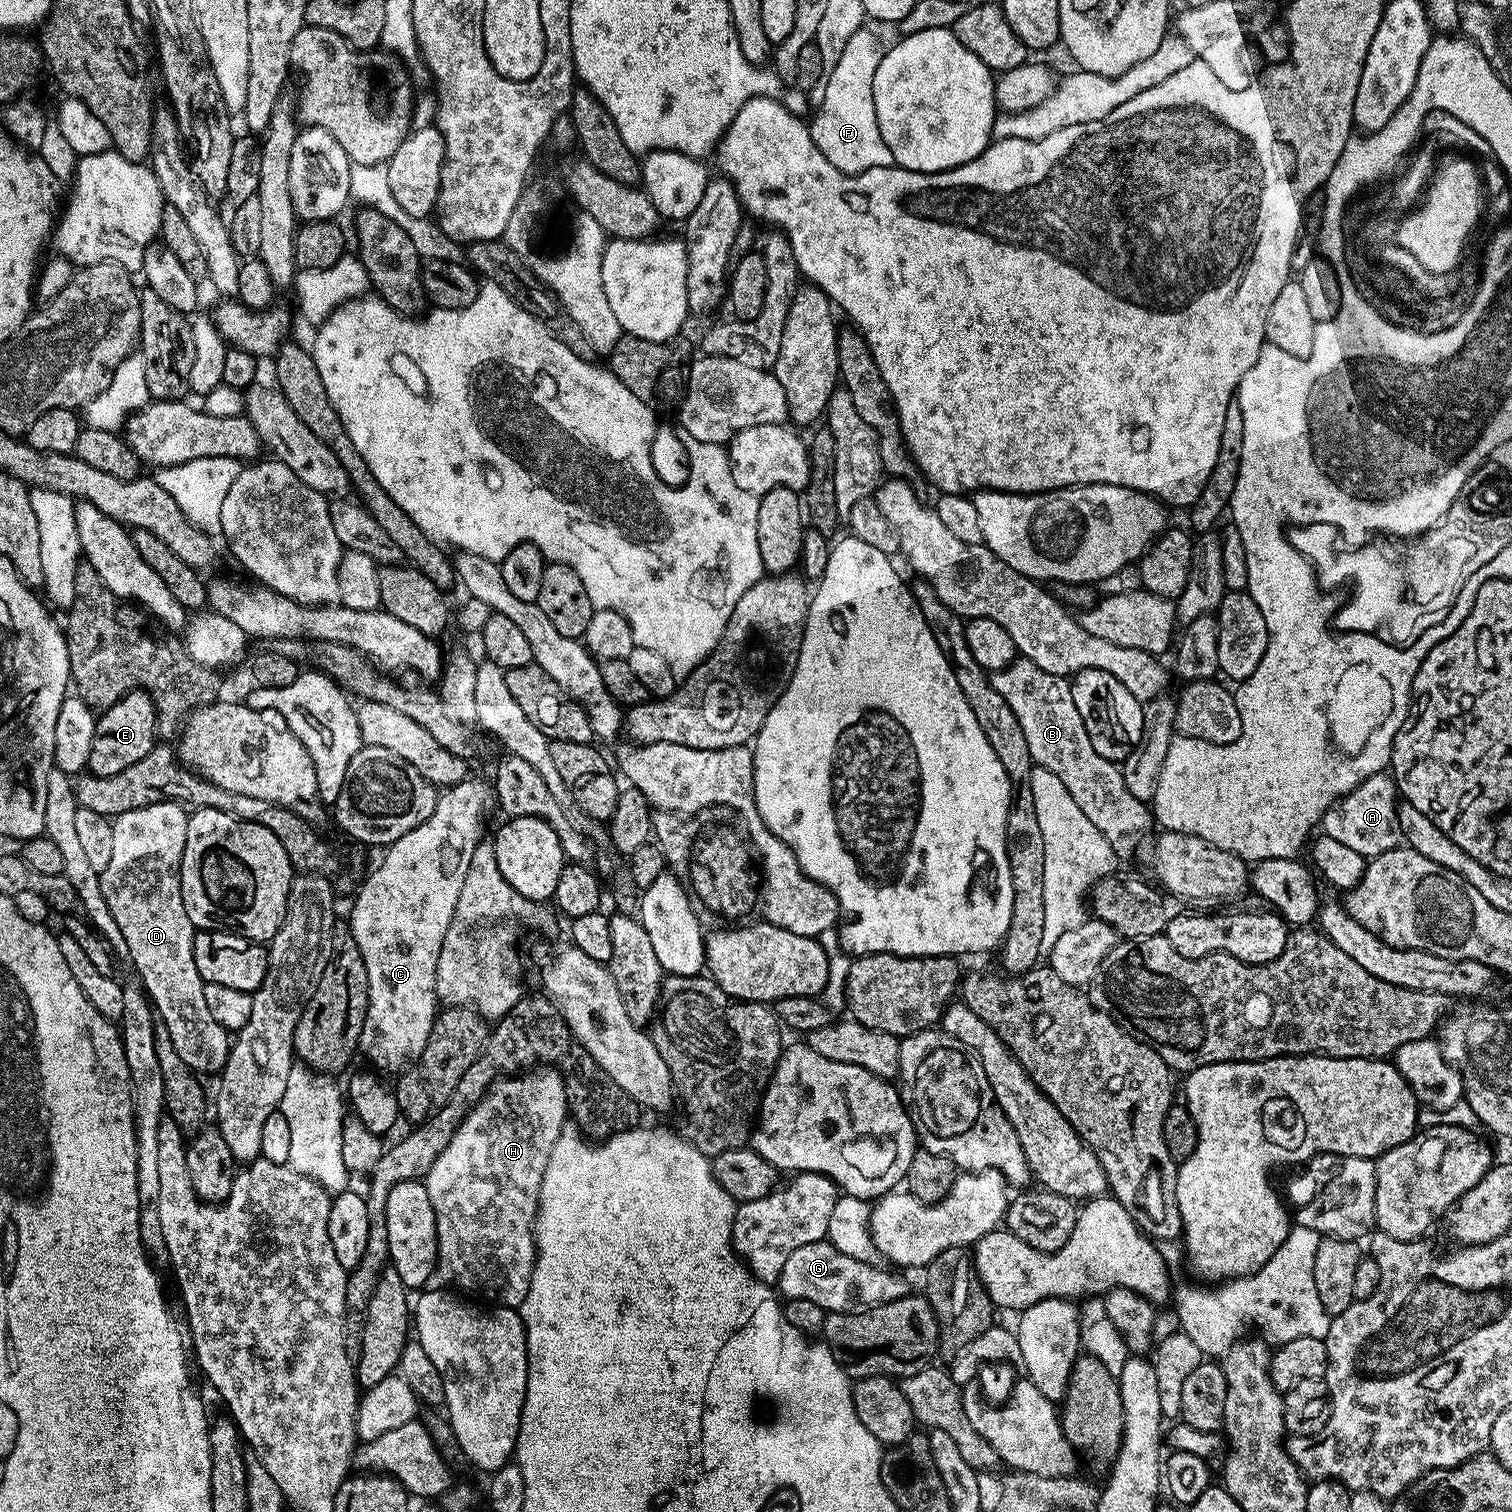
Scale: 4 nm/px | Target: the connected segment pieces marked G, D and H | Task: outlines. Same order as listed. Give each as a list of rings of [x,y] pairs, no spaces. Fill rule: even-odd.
[[[827,1239],[810,1242],[810,1246],[794,1250],[794,1254],[790,1254],[790,1259],[786,1261],[786,1266],[782,1266],[778,1292],[780,1288],[779,1295],[784,1300],[806,1298],[806,1302],[815,1302],[817,1306],[824,1308],[825,1313],[855,1312],[909,1295],[907,1282],[902,1277],[895,1276],[900,1274],[887,1267],[875,1268],[874,1265],[875,1263],[867,1260],[842,1254]]]
[[[163,800],[151,808],[143,809],[143,816],[144,824],[132,824],[129,826],[128,832],[117,830],[114,834],[114,850],[110,853],[110,863],[107,864],[106,870],[100,873],[102,898],[106,898],[106,906],[110,906],[110,914],[114,914],[114,922],[118,922],[118,930],[122,930],[122,938],[126,938],[128,960],[130,964],[136,967],[137,973],[135,972],[135,975],[138,977],[144,991],[148,993],[148,998],[152,1002],[152,1007],[158,1017],[159,1023],[164,1024],[166,1030],[170,1030],[170,1042],[174,1042],[174,1050],[178,1050],[178,1055],[182,1057],[182,1062],[186,1062],[186,1066],[190,1066],[193,1072],[197,1074],[213,1072],[213,1074],[216,1074],[223,1069],[224,1064],[228,1060],[230,1033],[222,1026],[218,1026],[218,1022],[214,1022],[214,1017],[210,1015],[210,1009],[206,1007],[205,982],[198,974],[198,966],[194,966],[194,946],[192,945],[194,929],[190,918],[186,914],[186,906],[182,902],[180,863],[182,862],[182,854],[186,846],[186,826],[188,825],[189,813],[186,811],[185,805],[177,804],[174,800]]]
[[[537,1066],[517,1075],[505,1076],[495,1081],[492,1087],[485,1092],[483,1098],[466,1114],[466,1118],[458,1126],[454,1138],[450,1138],[446,1150],[442,1150],[442,1154],[438,1154],[438,1158],[434,1158],[434,1166],[430,1166],[427,1176],[423,1179],[426,1190],[430,1194],[430,1206],[434,1206],[434,1214],[436,1215],[438,1276],[439,1279],[442,1278],[448,1283],[445,1285],[451,1286],[461,1293],[471,1294],[473,1297],[481,1296],[481,1298],[476,1298],[492,1306],[519,1309],[520,1303],[526,1298],[526,1290],[530,1290],[530,1278],[536,1261],[534,1229],[536,1227],[536,1211],[540,1205],[540,1187],[546,1174],[546,1162],[550,1162],[554,1142],[558,1142],[560,1132],[566,1126],[569,1116],[568,1095],[564,1089],[564,1079],[560,1077],[560,1072],[555,1066]]]

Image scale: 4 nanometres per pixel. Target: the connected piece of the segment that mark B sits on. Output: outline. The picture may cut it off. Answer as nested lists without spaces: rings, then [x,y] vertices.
[[[1023,658],[991,673],[990,679],[994,690],[1006,698],[1010,710],[1014,710],[1014,718],[1022,725],[1033,765],[1056,774],[1065,783],[1079,809],[1109,840],[1117,857],[1134,855],[1136,847],[1148,835],[1153,835],[1154,813],[1145,801],[1134,798],[1134,794],[1126,790],[1120,764],[1102,758],[1102,754],[1094,750],[1094,742],[1090,742],[1090,734],[1086,734],[1086,722],[1082,722],[1082,714],[1078,714],[1078,706],[1074,706],[1071,683],[1058,674],[1046,674],[1042,666],[1034,666],[1034,662]]]

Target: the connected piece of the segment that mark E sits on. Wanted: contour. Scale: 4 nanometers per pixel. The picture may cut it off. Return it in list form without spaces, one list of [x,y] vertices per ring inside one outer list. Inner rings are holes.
[[[127,692],[121,700],[114,702],[114,706],[99,713],[94,730],[94,743],[88,751],[87,771],[93,776],[122,774],[126,766],[142,762],[142,758],[146,758],[146,754],[150,754],[150,750],[155,748],[157,743],[156,703],[148,692]]]

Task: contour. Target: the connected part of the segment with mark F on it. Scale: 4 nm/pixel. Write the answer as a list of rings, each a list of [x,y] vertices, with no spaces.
[[[861,28],[850,38],[844,52],[829,74],[829,84],[826,86],[826,96],[820,108],[815,109],[813,120],[810,120],[812,137],[822,150],[822,154],[838,170],[843,172],[865,172],[871,168],[890,168],[894,161],[886,142],[882,142],[882,134],[878,130],[878,118],[874,114],[873,82],[874,73],[884,53],[878,37],[874,36],[868,28]]]

